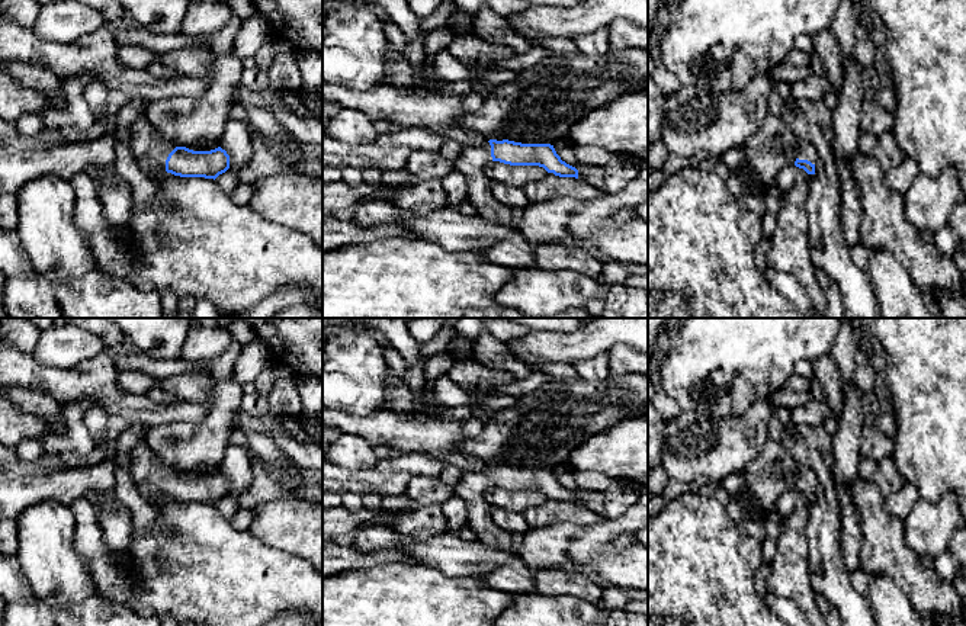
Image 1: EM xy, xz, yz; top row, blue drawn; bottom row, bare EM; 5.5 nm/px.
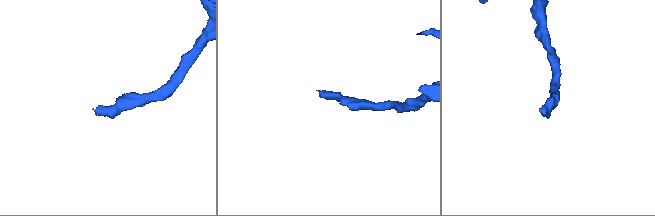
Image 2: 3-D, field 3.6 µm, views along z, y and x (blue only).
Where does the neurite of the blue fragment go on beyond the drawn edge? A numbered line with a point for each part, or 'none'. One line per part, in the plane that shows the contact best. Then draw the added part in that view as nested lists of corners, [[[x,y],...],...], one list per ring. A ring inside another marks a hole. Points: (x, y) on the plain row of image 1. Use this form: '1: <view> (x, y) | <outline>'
1: xy (150, 475) | [[[145,440],[132,449],[129,456],[132,479],[139,494],[154,507],[166,497],[166,485],[174,471],[155,458]]]

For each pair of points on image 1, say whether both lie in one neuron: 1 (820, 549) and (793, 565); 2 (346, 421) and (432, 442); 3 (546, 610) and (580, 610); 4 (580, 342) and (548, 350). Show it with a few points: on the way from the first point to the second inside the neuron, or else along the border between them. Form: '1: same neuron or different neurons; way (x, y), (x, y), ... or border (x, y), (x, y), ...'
1: different neurons; border (809, 520), (808, 580), (814, 588)
2: same neuron; way (368, 427), (384, 427), (410, 436)
3: same neuron; way (555, 610), (571, 610)
4: same neuron; way (573, 346), (555, 347)

